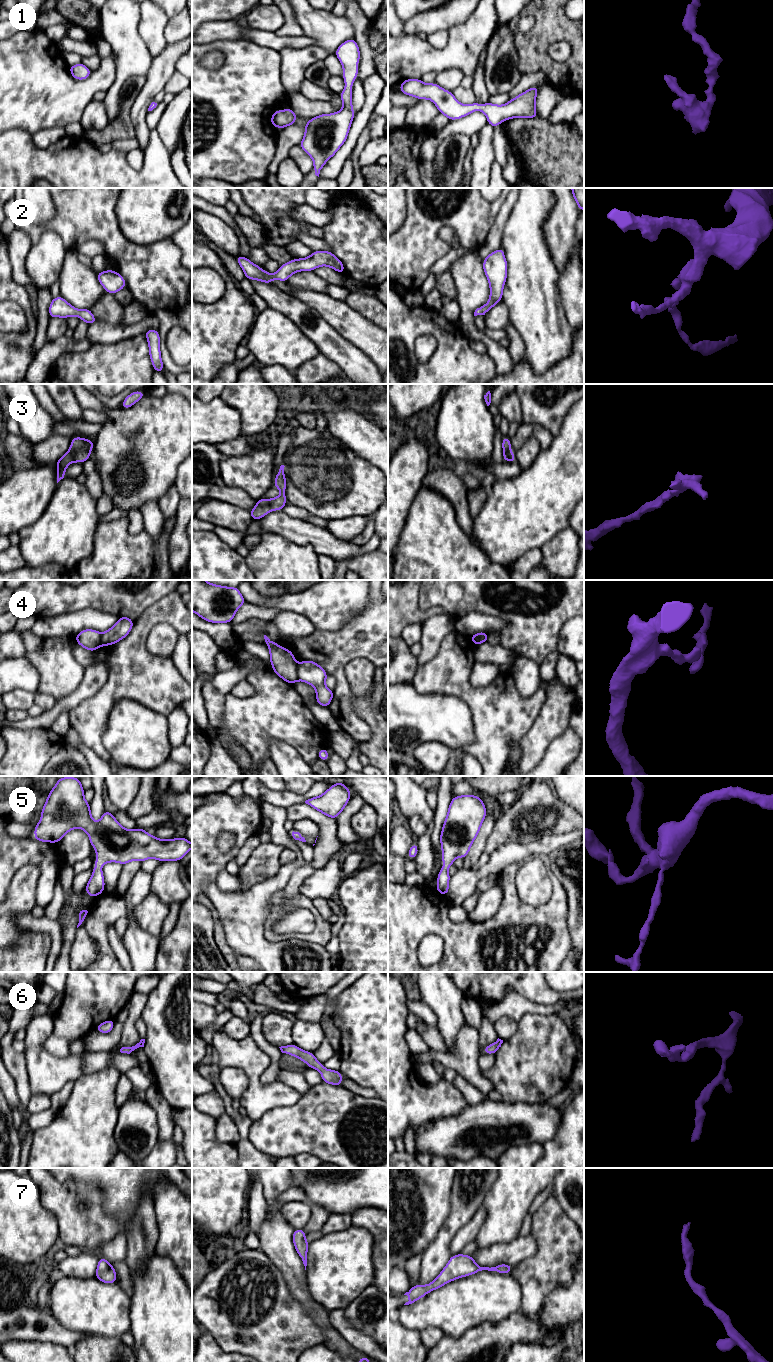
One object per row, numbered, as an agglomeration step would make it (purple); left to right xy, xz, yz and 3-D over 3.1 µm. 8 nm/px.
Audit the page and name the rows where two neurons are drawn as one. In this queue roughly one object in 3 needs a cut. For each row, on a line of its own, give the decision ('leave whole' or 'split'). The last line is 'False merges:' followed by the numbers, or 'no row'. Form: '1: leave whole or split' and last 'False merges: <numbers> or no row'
1: leave whole
2: leave whole
3: leave whole
4: split
5: leave whole
6: leave whole
7: leave whole
False merges: 4

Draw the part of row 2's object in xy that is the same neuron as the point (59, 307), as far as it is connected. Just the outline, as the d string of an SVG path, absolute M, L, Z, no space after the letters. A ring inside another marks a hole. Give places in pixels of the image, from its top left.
M61 296L53 298L50 302L49 316L50 318L68 318L71 316L77 316L82 321L85 321L88 325L98 322L98 320L94 317L90 309L77 310Z

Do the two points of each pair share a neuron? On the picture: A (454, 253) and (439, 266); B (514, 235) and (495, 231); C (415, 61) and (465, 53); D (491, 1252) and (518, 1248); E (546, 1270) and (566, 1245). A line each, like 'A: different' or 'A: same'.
A: same
B: different
C: same
D: same
E: same

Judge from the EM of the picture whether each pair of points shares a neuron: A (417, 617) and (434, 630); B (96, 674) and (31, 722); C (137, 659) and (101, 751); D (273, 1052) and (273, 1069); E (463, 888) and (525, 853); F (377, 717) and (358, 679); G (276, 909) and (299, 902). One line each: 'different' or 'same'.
A: different
B: same
C: same
D: same
E: same
F: same
G: same

